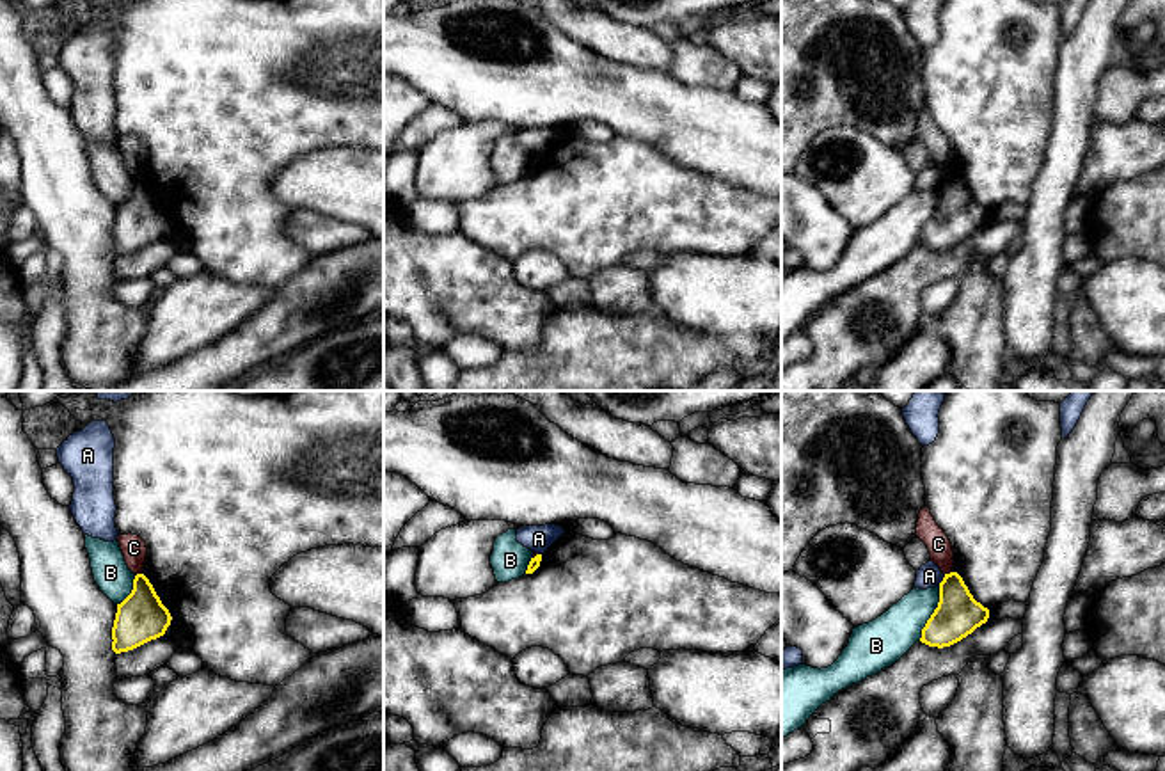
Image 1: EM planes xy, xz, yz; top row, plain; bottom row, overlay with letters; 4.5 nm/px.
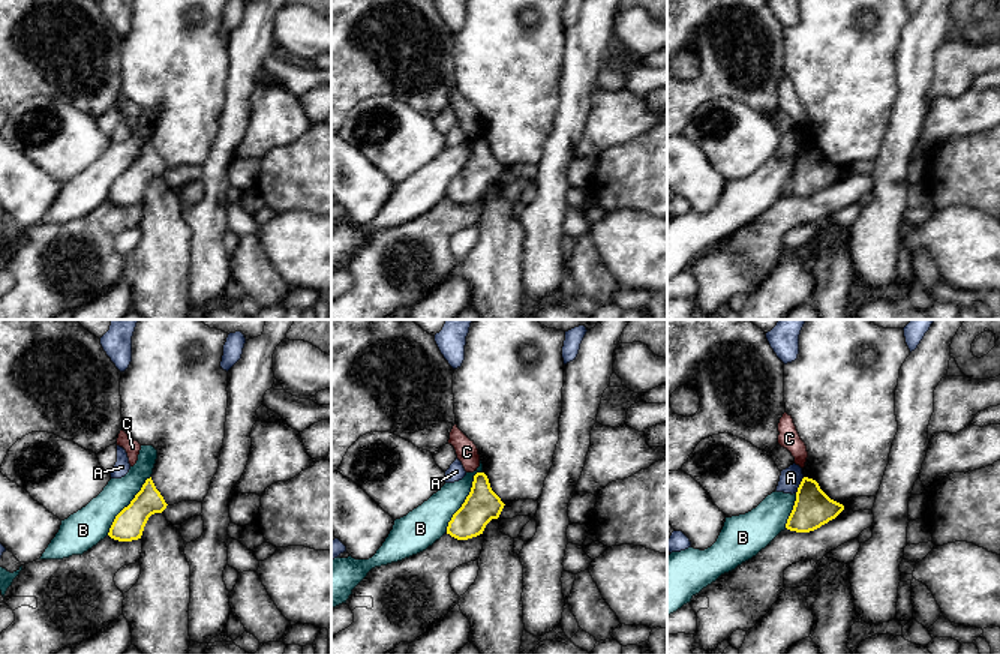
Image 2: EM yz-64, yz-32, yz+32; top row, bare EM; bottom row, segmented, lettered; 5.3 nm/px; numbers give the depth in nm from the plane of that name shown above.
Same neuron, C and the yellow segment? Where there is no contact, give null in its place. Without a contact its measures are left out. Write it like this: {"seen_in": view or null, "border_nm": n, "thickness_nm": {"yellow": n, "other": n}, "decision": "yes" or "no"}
{"seen_in": "xy", "border_nm": 40, "thickness_nm": {"yellow": 220, "other": 110}, "decision": "no"}

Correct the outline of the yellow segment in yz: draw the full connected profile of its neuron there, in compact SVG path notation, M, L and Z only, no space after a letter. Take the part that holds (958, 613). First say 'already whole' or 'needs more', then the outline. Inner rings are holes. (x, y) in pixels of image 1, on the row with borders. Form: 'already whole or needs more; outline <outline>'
already whole; outline M957 572L945 574L939 583L939 602L925 627L920 641L929 647L950 647L977 627L986 624L989 609L973 599Z

